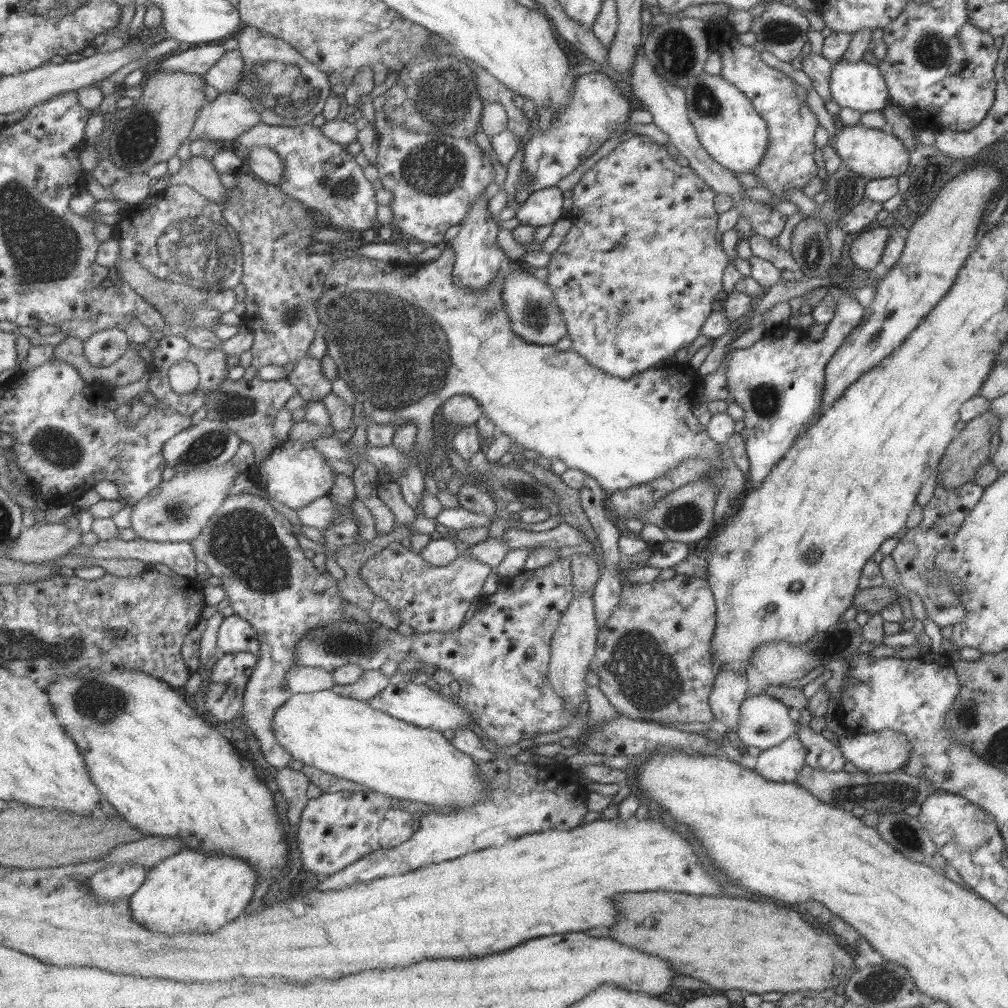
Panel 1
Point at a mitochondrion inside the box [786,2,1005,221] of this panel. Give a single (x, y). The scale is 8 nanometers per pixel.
(932, 51)

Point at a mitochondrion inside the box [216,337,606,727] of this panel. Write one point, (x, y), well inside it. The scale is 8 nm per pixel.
(344, 642)

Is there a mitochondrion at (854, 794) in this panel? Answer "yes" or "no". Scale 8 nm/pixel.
yes

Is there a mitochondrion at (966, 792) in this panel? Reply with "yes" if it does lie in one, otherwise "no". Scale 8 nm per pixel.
no

